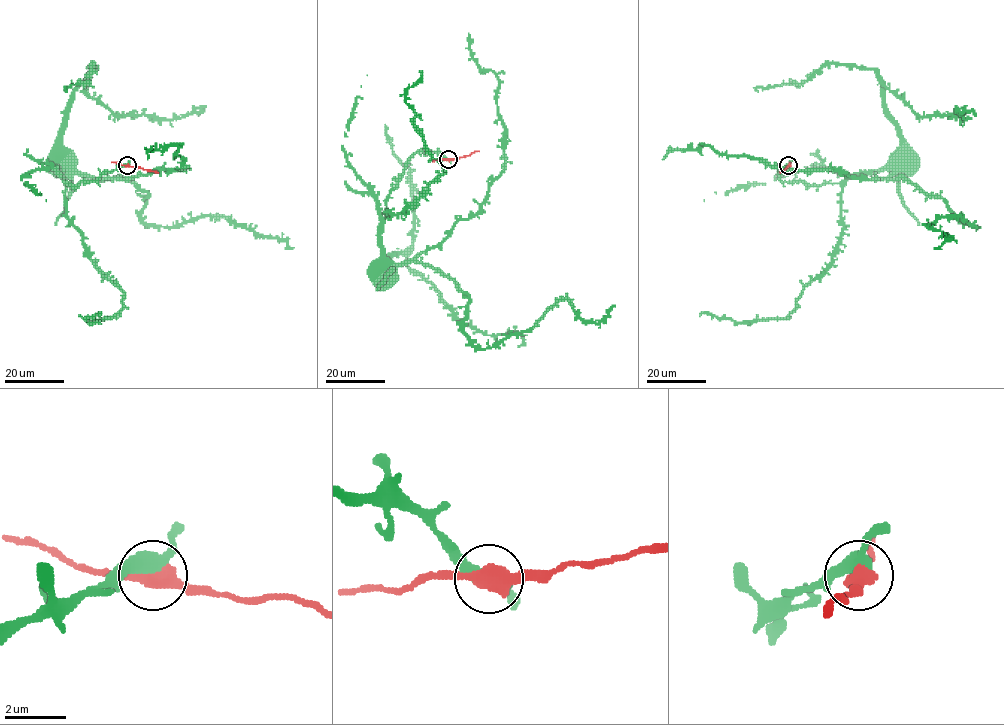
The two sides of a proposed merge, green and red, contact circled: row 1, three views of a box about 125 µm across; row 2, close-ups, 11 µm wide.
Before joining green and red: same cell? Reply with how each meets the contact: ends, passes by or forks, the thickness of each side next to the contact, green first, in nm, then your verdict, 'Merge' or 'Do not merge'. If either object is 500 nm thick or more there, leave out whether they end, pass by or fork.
At the ring green passes by. At the ring red passes by. Thickness 440 nm (green) against 480 nm. Do not merge

